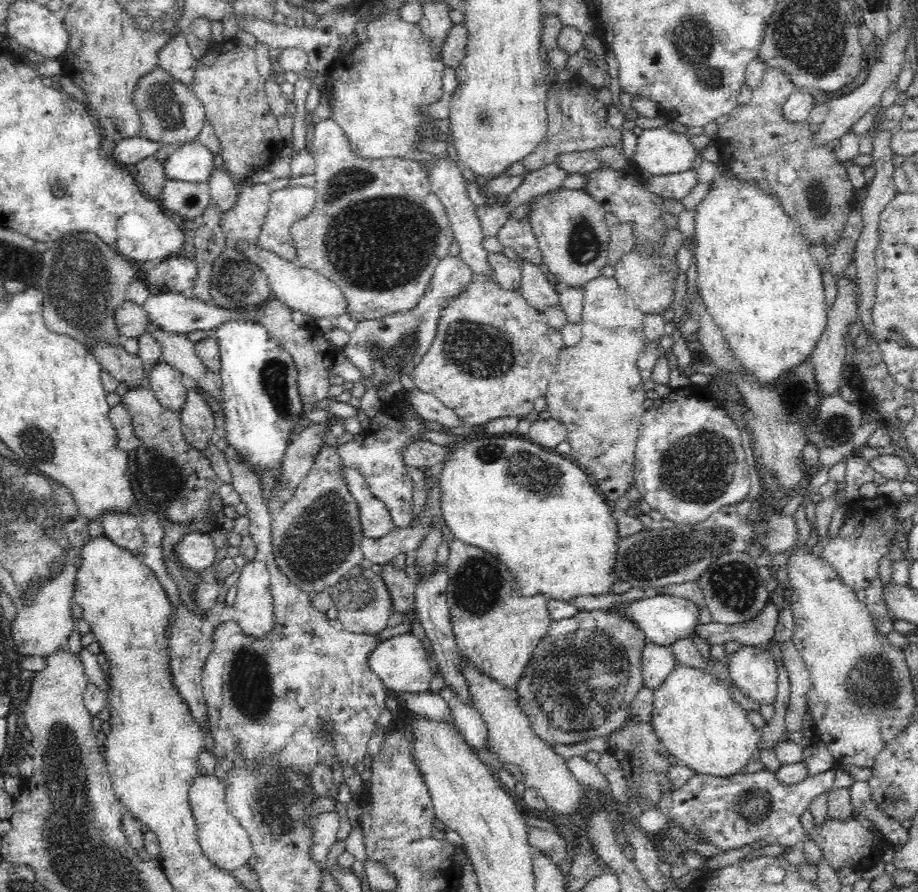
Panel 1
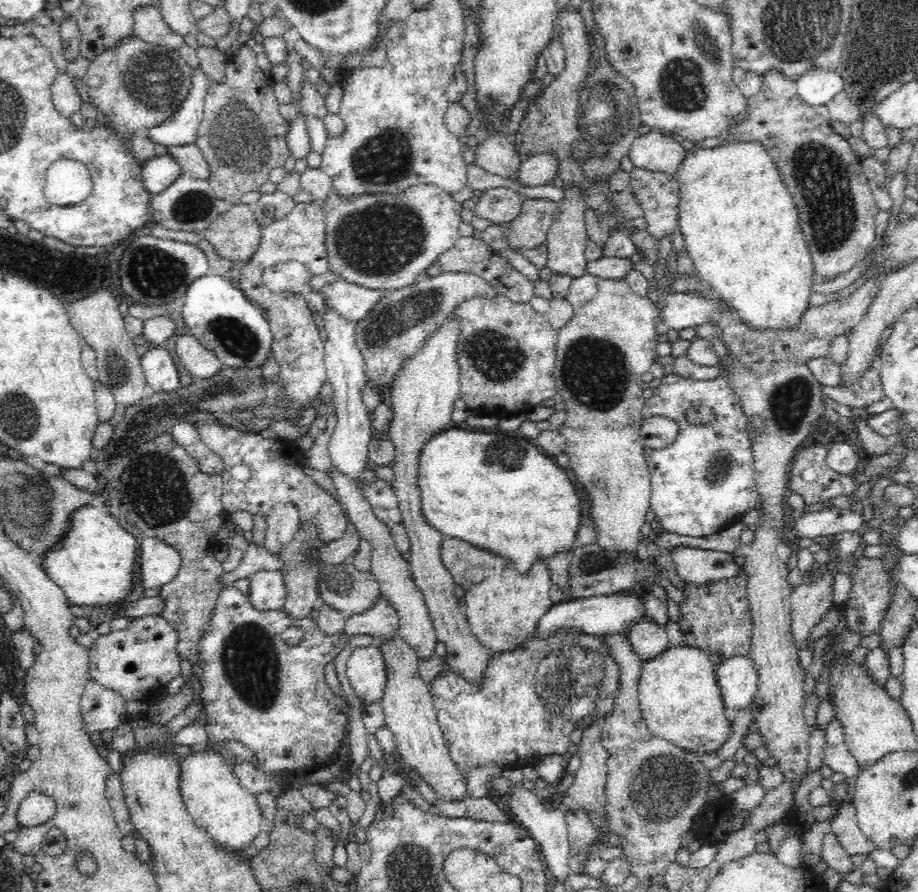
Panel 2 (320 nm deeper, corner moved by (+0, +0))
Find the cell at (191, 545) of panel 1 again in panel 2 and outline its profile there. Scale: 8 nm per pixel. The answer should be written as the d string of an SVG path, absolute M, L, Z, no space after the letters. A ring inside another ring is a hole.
M144 538L140 544L140 586L143 590L161 587L175 578L176 573L182 566L182 556L178 549L166 544L158 538Z

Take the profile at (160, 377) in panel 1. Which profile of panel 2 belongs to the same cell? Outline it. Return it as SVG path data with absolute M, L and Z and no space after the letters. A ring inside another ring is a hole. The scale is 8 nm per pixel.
M152 346L141 356L149 391L172 392L181 387L178 367L163 346Z

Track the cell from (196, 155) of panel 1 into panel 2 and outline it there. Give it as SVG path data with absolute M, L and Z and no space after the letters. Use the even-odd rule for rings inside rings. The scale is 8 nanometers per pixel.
M168 153L155 155L147 161L141 166L141 174L144 188L151 196L160 194L183 173L182 167Z

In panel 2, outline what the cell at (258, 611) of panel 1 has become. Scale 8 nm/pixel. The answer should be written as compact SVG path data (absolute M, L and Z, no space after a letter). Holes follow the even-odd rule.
M261 569L249 577L248 600L257 611L282 609L285 603L284 579L280 570Z

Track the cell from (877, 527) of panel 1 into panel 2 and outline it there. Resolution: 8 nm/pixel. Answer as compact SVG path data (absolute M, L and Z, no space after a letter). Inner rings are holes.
M826 574L791 589L791 631L798 651L805 648L812 628L832 606L832 582L832 574Z

